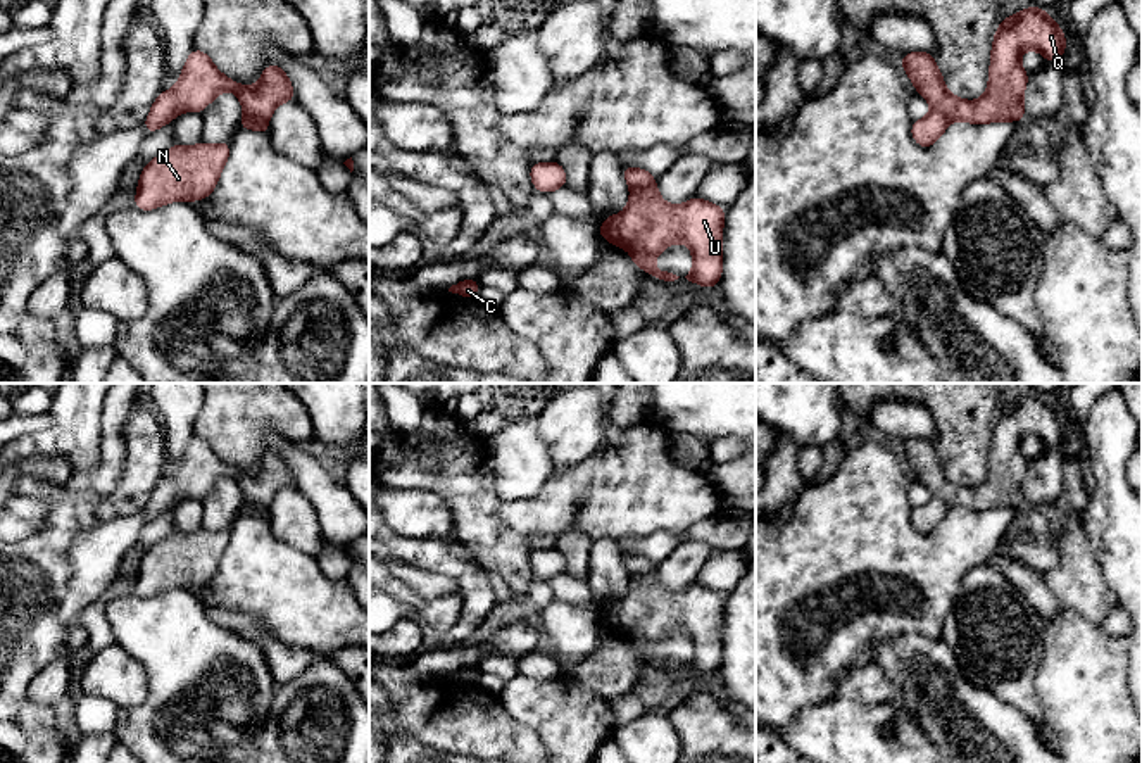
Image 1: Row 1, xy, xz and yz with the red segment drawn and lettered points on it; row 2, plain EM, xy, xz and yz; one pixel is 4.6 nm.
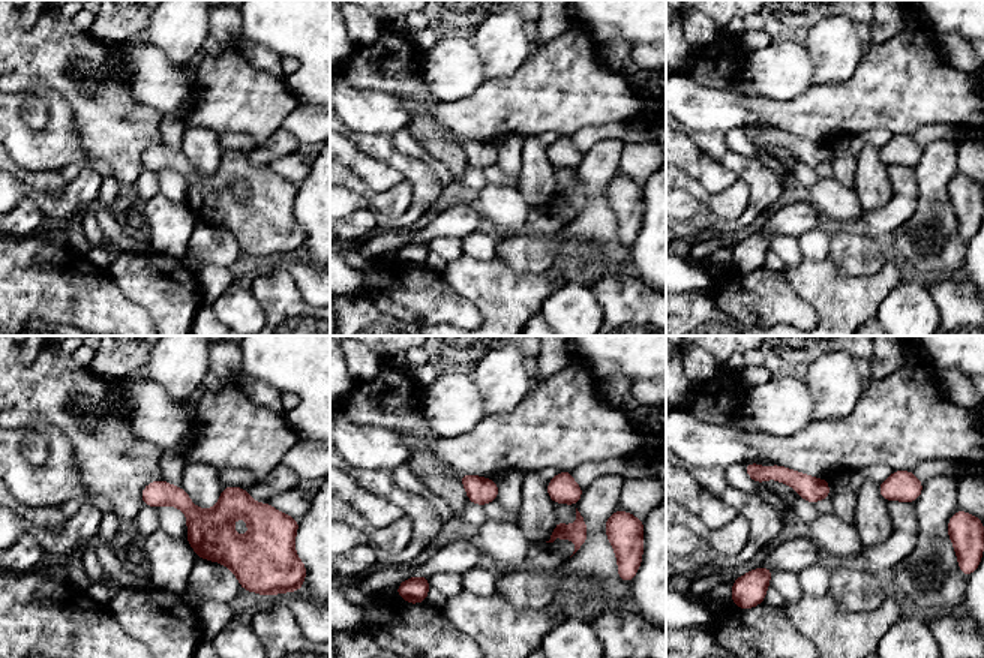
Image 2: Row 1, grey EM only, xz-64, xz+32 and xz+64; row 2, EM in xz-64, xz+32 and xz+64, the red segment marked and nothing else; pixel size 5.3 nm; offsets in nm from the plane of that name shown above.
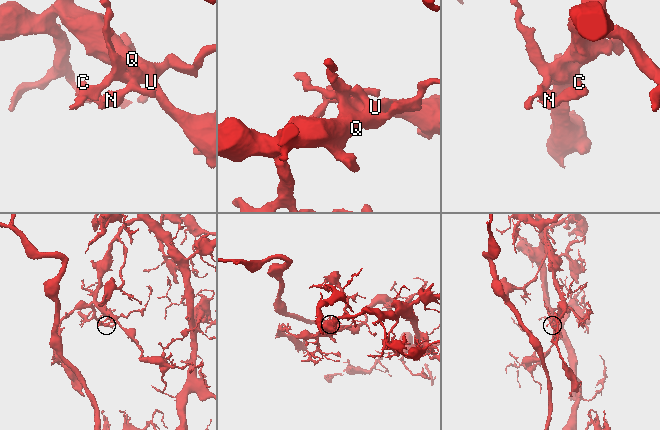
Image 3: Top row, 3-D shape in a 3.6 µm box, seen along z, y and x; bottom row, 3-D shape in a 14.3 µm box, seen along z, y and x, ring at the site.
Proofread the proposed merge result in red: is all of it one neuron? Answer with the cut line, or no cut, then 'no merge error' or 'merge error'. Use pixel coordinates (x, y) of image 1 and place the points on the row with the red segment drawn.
cut xz (654, 182), (632, 189); merge error

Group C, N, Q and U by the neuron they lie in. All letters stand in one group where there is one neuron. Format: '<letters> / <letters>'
C N / Q U

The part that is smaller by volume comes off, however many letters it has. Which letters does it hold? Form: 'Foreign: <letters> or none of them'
Foreign: C, N

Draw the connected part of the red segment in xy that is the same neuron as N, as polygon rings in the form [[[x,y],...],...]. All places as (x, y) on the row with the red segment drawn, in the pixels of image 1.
[[[231,142],[169,147],[143,166],[133,205],[152,211],[174,200],[195,202],[210,197],[229,148]]]

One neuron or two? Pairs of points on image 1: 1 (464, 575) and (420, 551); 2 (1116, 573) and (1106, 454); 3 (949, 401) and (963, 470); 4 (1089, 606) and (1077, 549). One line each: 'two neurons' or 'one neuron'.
1: one neuron
2: one neuron
3: one neuron
4: one neuron

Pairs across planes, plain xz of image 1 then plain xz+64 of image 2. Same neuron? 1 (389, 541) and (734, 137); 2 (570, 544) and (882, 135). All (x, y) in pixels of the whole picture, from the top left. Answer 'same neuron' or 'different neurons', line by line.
1: different neurons
2: different neurons

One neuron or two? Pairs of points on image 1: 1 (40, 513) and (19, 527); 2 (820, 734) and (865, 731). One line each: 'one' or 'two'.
1: one
2: one

